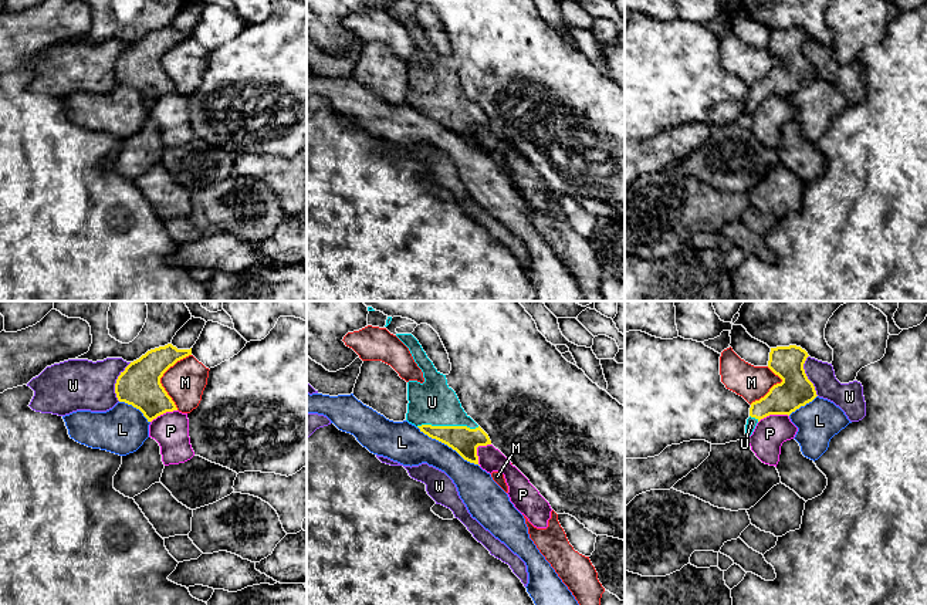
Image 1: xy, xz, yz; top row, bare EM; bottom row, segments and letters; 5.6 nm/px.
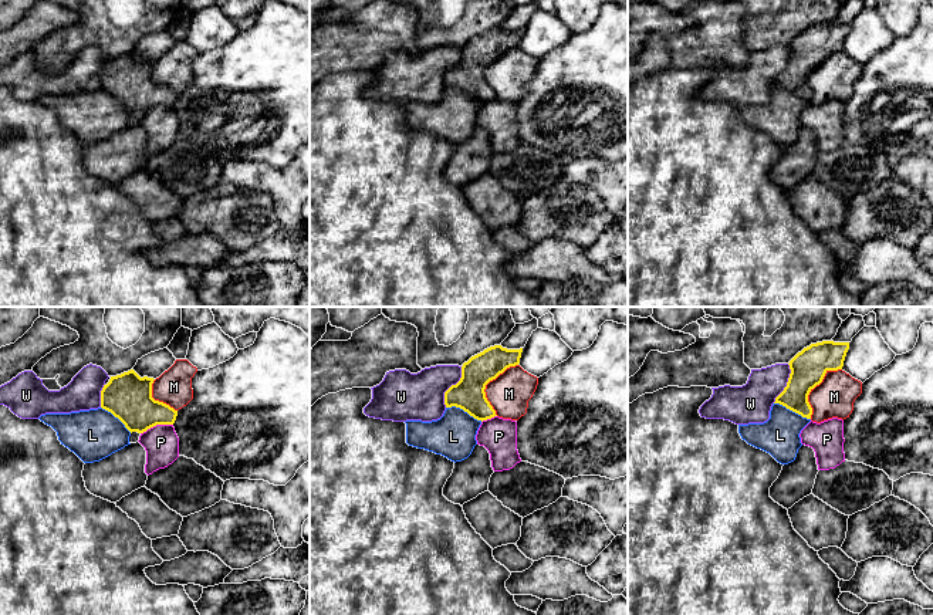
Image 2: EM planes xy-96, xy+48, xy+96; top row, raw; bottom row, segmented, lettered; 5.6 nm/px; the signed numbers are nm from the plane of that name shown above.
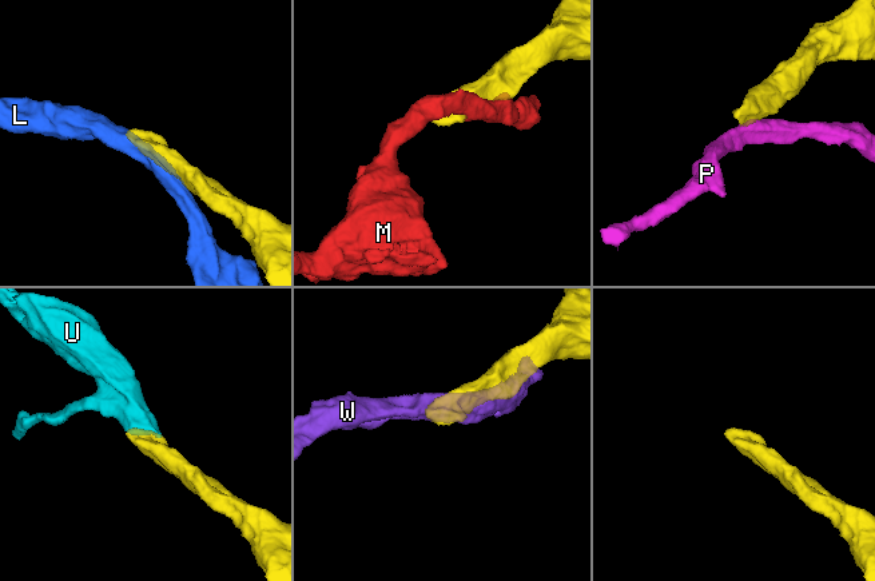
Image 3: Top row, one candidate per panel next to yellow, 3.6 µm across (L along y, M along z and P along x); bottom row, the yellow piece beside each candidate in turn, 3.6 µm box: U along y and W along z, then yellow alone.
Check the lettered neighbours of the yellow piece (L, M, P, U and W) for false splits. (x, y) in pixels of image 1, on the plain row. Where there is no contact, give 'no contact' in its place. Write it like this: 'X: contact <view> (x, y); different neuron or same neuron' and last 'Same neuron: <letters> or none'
L: contact xz (449, 128); different neuron
M: contact xy (161, 58); different neuron
P: contact xz (476, 132); different neuron
U: contact xz (447, 108); same neuron
W: contact xy (117, 64); different neuron
Same neuron: U

